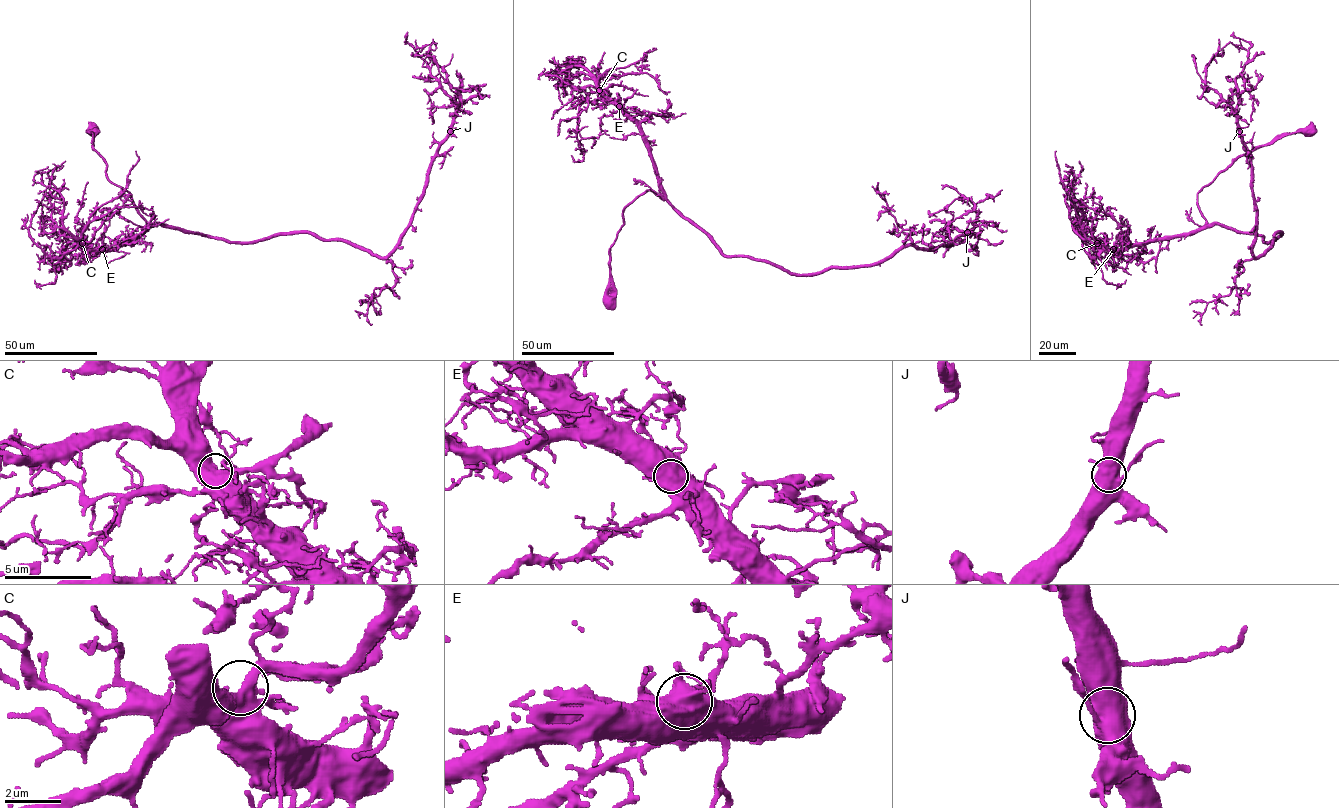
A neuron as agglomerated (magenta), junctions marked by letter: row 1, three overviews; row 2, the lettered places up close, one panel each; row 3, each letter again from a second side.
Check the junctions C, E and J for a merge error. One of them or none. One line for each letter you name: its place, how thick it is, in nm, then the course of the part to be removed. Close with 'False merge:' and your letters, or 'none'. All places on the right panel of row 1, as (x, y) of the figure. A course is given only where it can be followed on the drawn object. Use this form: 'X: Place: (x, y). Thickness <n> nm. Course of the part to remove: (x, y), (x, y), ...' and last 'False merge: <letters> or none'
False merge: none

